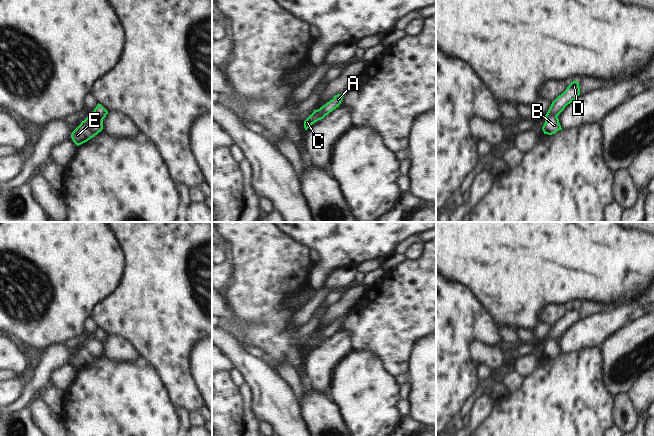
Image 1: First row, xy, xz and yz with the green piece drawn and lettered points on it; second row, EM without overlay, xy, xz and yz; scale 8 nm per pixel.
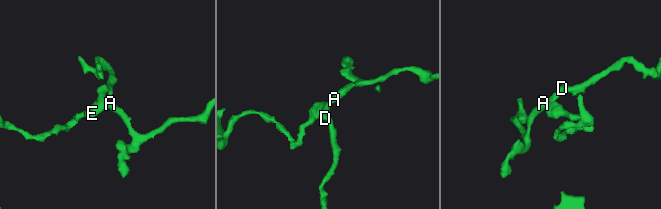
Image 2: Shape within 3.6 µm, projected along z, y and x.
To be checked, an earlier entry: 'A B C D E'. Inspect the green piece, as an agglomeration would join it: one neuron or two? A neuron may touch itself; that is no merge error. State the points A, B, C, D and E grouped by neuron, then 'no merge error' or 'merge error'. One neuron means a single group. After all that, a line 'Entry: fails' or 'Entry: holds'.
A D / B C E; merge error
Entry: fails

